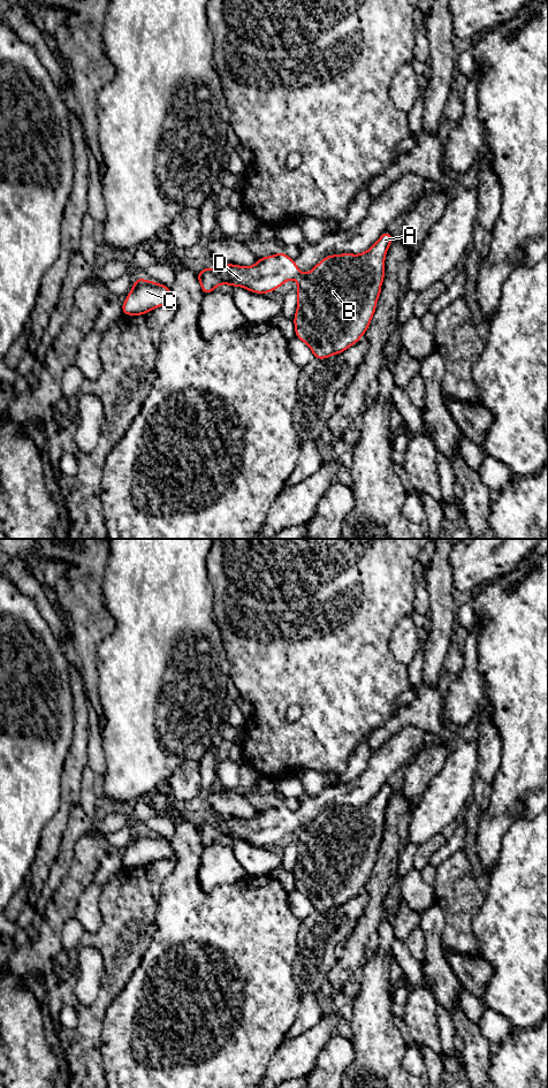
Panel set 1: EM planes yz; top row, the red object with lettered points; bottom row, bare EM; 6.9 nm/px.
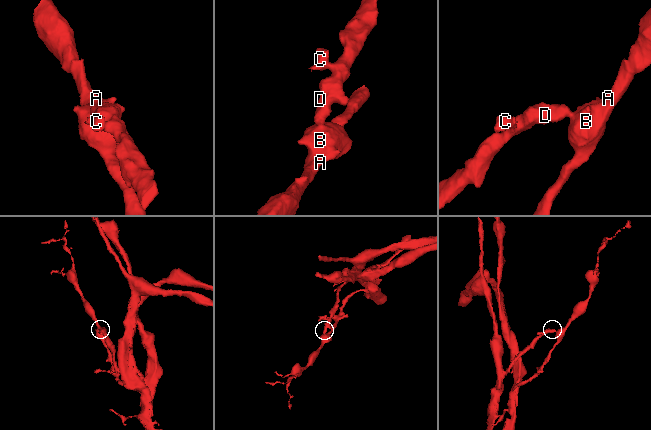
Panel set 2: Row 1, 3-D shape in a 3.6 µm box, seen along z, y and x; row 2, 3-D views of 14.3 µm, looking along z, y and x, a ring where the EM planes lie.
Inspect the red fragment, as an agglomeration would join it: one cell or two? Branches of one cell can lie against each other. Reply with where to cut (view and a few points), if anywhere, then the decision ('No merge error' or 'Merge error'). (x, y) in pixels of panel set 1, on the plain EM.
Split along yz (301, 827), (296, 831). Merge error

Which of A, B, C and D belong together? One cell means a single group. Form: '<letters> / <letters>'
A B / C D

